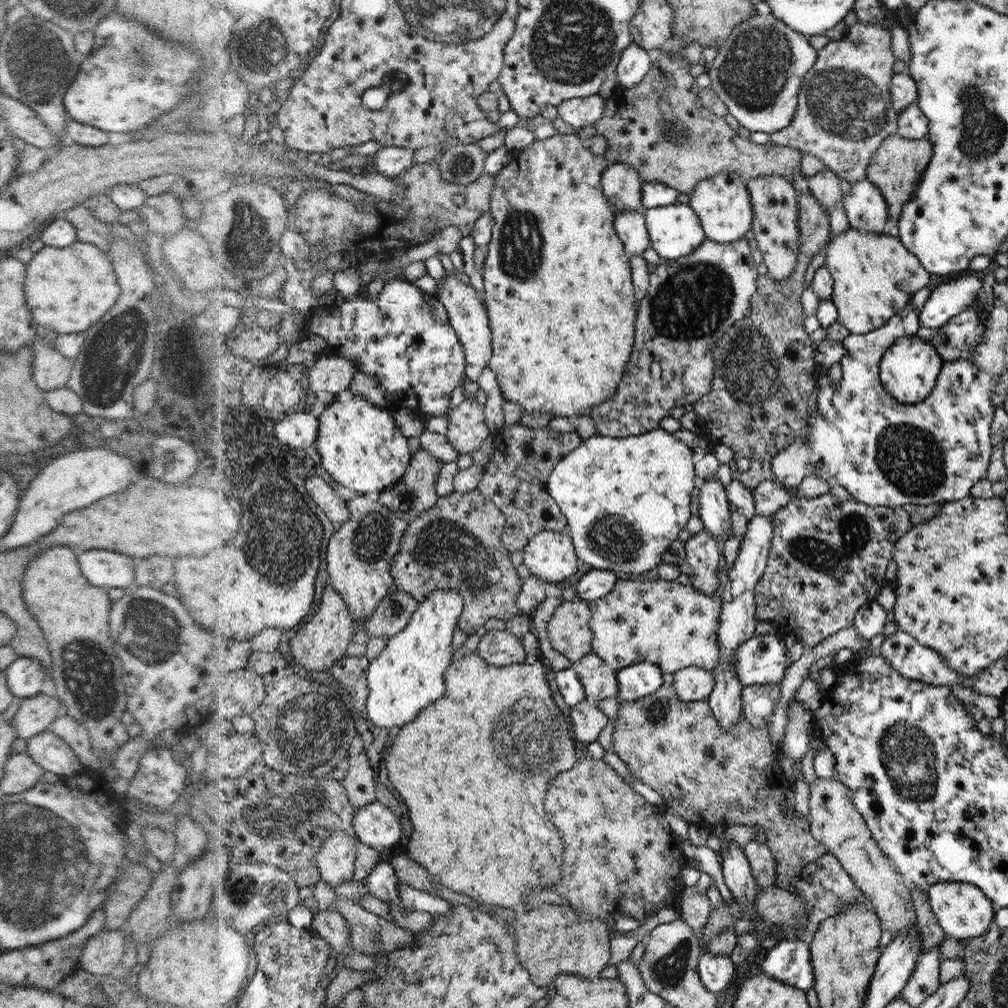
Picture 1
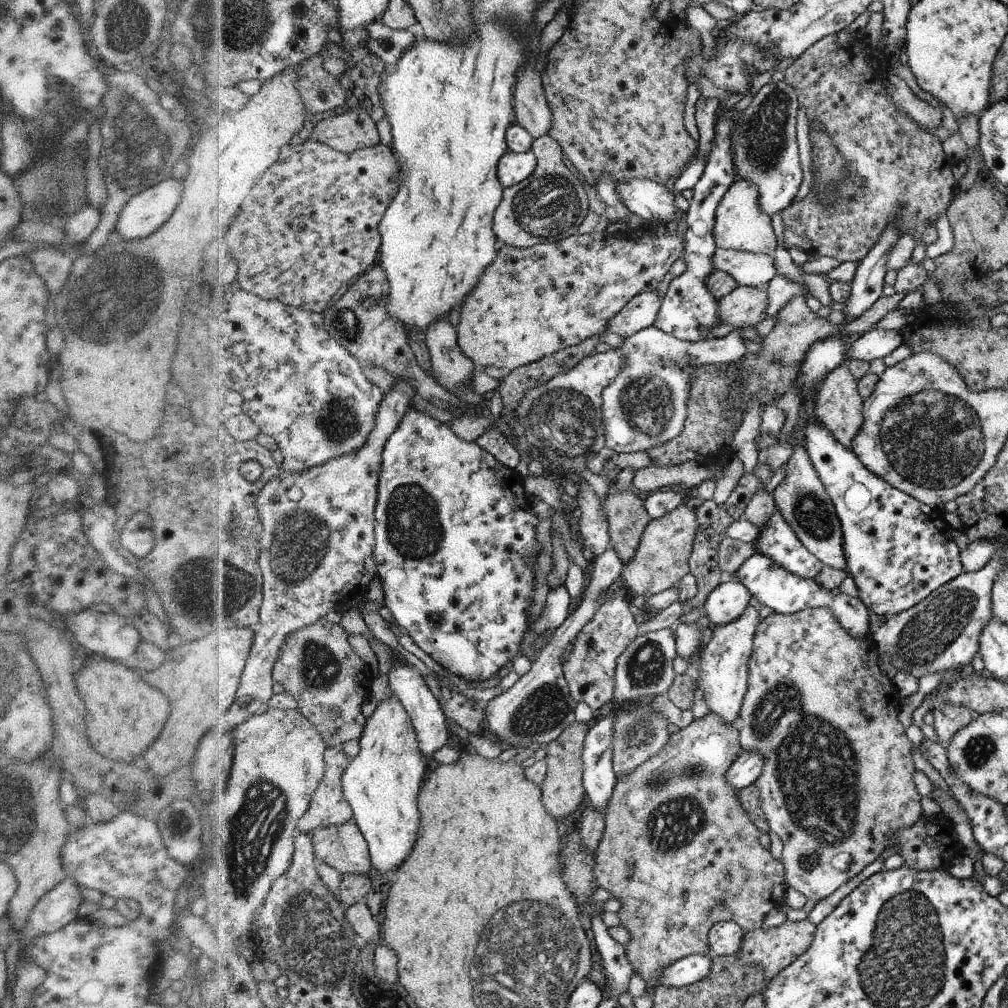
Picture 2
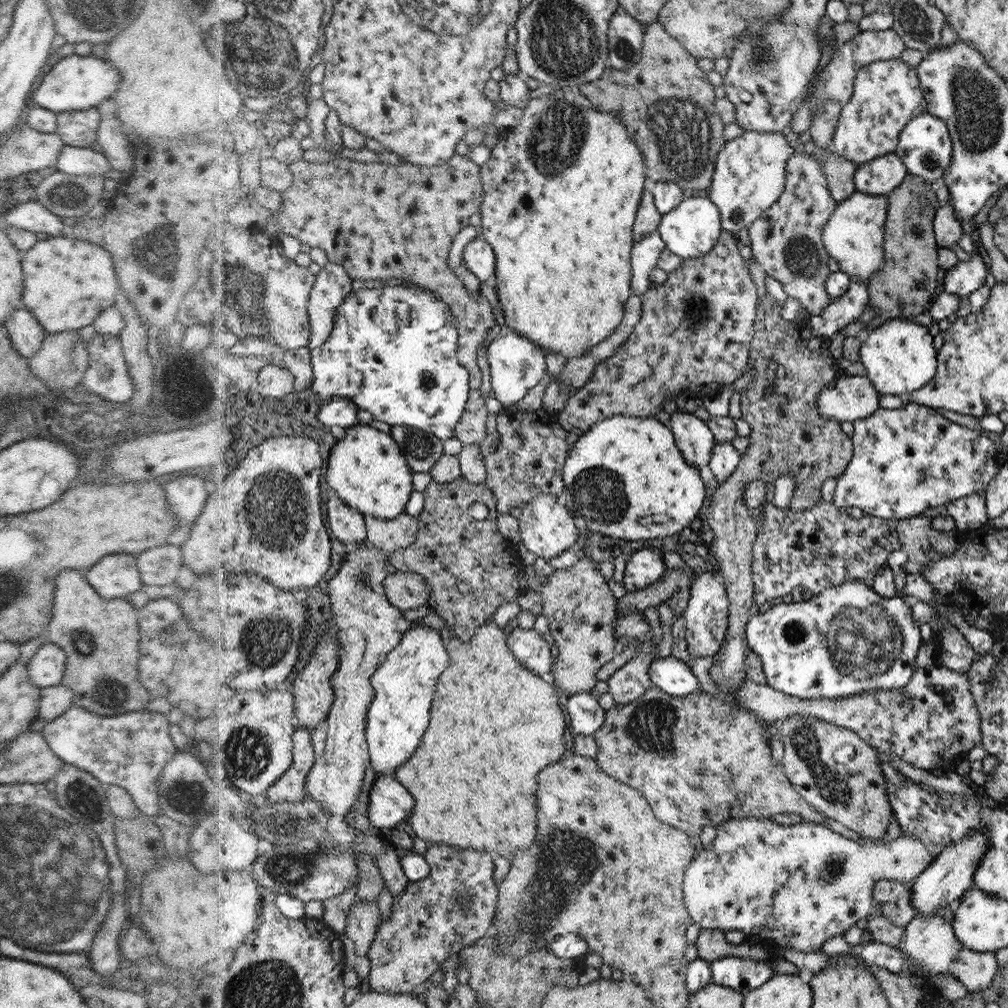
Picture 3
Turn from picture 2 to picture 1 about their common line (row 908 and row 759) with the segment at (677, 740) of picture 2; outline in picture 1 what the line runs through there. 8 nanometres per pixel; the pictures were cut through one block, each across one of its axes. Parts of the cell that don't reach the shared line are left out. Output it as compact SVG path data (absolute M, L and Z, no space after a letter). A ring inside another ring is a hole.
M664 683L660 688L654 693L648 696L644 696L634 702L622 702L619 705L618 719L616 719L616 724L612 733L612 743L614 744L613 751L620 757L620 760L626 764L632 777L639 780L641 783L650 786L652 790L658 792L662 795L666 806L676 810L678 816L680 816L686 823L697 823L703 827L708 824L743 824L743 825L756 825L761 828L768 840L769 849L773 851L773 857L777 861L778 870L778 882L777 887L779 889L787 890L792 879L801 873L801 870L805 868L806 865L811 862L817 861L818 858L824 857L828 854L828 850L817 839L813 837L812 831L809 829L809 817L804 817L804 815L798 815L798 812L794 810L793 815L786 818L782 807L786 807L786 790L792 788L794 784L790 780L786 779L783 771L781 770L780 761L775 764L772 760L772 754L776 751L776 747L770 741L770 735L768 734L768 726L763 726L762 728L754 728L747 720L745 716L740 716L737 724L729 730L723 730L721 728L721 723L717 721L716 715L713 714L712 707L709 705L707 699L694 702L686 702L677 694L677 690L674 685Z

